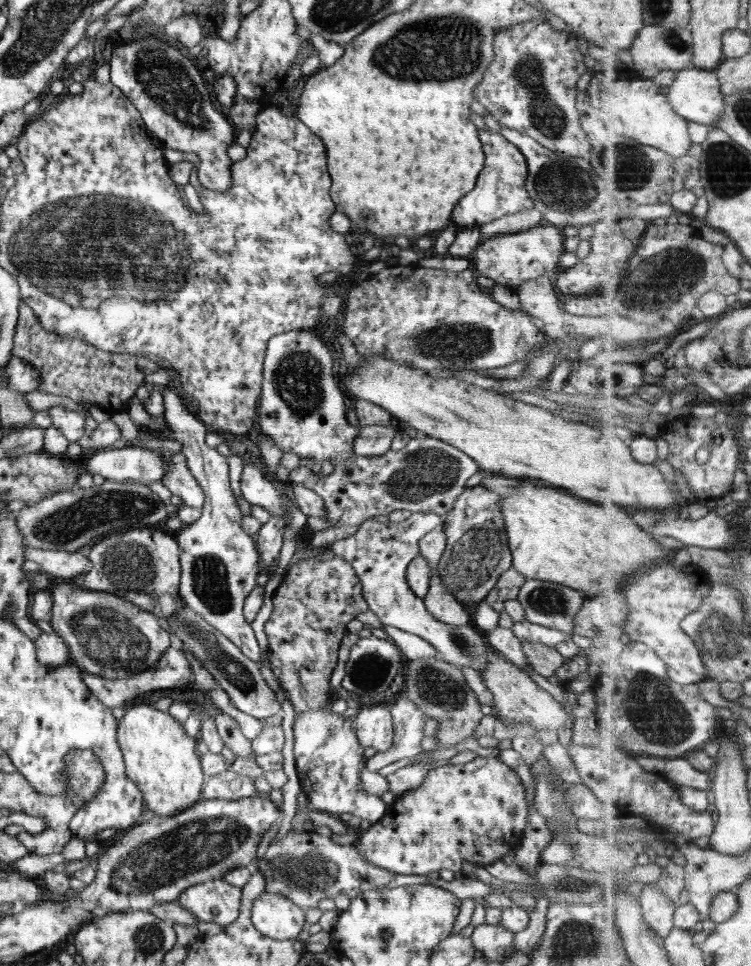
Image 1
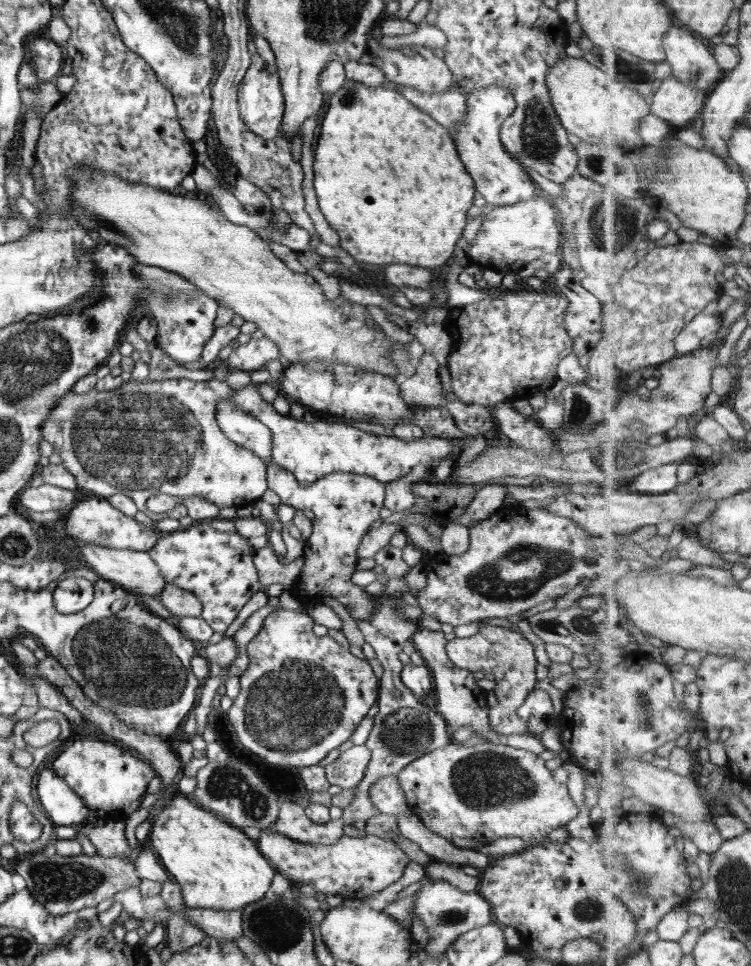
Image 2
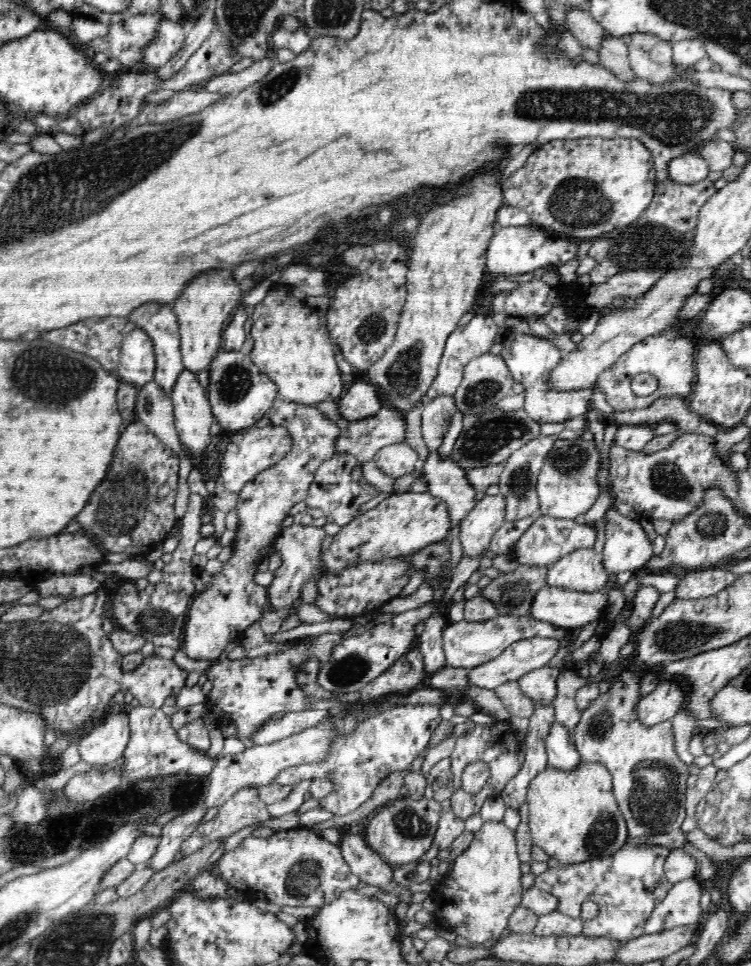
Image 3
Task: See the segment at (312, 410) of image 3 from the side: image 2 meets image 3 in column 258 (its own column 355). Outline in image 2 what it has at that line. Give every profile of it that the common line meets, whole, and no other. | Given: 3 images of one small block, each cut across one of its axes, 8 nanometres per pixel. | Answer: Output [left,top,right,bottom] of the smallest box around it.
[267,464,385,620]

